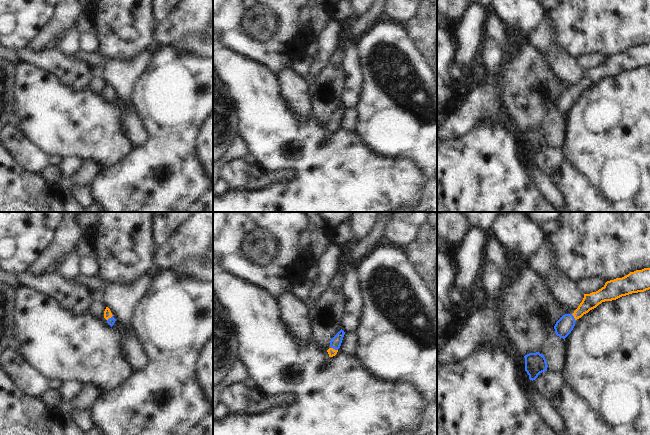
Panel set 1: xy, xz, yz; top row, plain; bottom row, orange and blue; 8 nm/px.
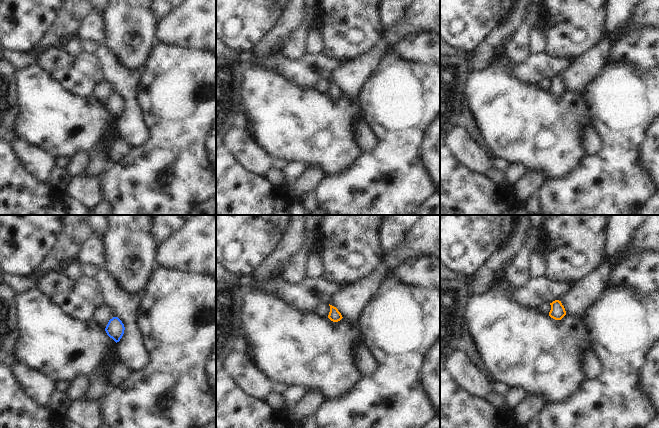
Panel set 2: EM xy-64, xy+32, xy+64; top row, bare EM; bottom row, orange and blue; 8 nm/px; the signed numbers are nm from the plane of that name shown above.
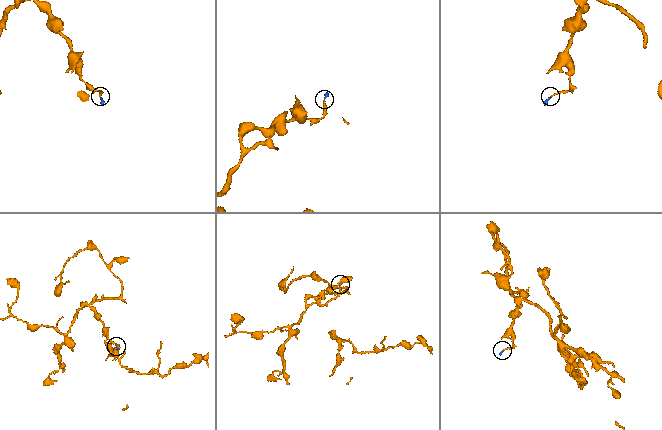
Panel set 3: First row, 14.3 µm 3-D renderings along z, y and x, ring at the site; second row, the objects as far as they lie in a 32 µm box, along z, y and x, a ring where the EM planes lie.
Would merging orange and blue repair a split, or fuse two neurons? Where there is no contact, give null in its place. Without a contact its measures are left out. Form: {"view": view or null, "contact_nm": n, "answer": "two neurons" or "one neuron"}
{"view": "xz", "contact_nm": 60, "answer": "one neuron"}

